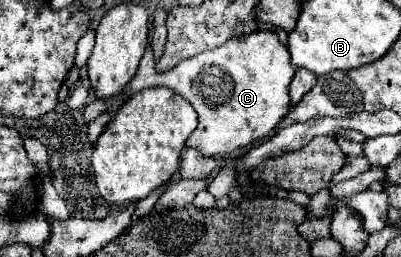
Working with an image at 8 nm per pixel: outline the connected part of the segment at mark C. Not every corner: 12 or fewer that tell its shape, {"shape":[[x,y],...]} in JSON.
{"shape":[[273,30],[155,70],[148,46],[125,92],[169,86],[199,114],[185,146],[225,156],[273,134],[295,68]]}

